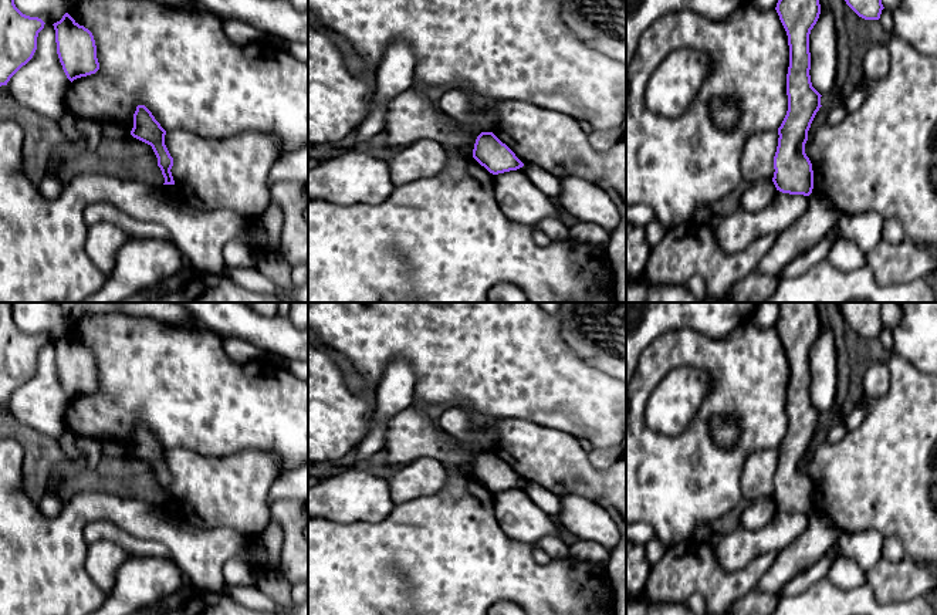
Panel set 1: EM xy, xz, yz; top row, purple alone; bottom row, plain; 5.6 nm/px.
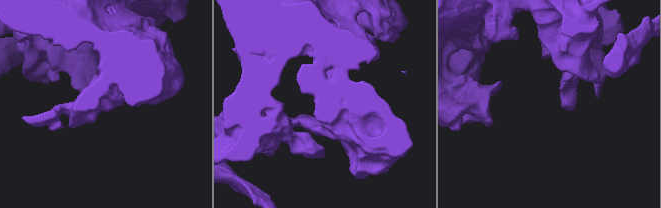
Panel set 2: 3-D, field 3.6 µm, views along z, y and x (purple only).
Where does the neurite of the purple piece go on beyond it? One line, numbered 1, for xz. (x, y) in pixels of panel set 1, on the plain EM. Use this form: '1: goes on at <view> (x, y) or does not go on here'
1: does not go on here

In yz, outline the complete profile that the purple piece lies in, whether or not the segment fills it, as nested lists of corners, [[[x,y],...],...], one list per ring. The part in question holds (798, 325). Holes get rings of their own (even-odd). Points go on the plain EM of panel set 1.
[[[778,303],[777,331],[788,354],[788,429],[778,446],[772,500],[777,508],[809,514],[813,489],[805,472],[808,449],[819,429],[821,412],[811,401],[809,352],[821,332],[818,303]]]

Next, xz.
[[[481,450],[474,462],[473,476],[490,491],[517,489],[524,481],[493,450]]]

